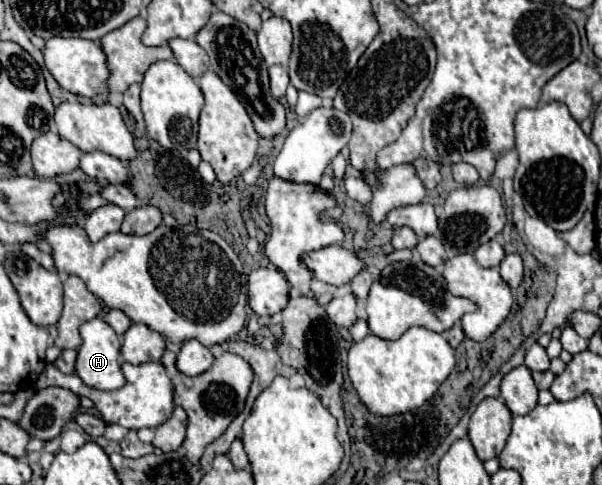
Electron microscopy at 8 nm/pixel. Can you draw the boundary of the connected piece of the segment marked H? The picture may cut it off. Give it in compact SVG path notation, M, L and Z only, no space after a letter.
M96 317L92 321L86 321L80 327L80 335L84 339L82 347L78 349L78 359L76 359L76 373L80 375L80 379L86 385L102 389L102 391L120 389L126 383L126 379L120 369L120 339L116 331L104 319Z

